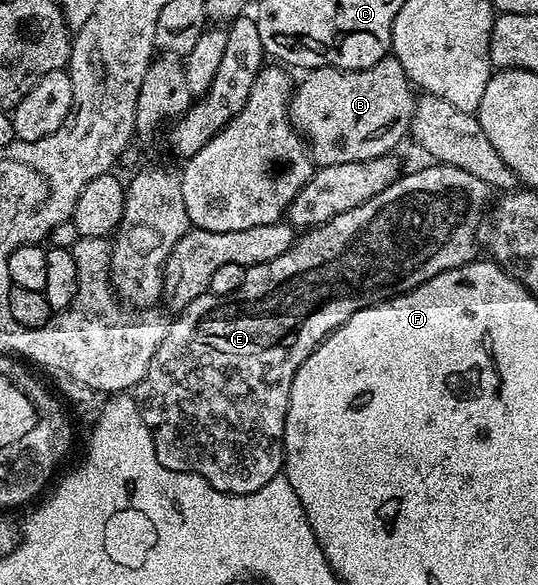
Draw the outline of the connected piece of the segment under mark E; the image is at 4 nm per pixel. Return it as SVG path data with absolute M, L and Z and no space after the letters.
M428 164L422 170L417 170L414 174L402 173L397 181L393 182L379 196L359 204L359 208L351 208L351 212L337 214L329 222L324 222L322 226L314 226L306 229L305 234L294 241L283 256L275 256L267 264L255 264L246 269L243 276L243 284L239 291L238 302L230 301L228 304L217 304L221 306L209 306L211 301L208 293L199 295L191 304L187 304L185 309L180 311L170 321L167 336L163 336L163 344L155 348L155 356L151 356L151 364L143 376L143 380L135 387L135 397L137 399L137 411L143 416L143 424L151 432L155 440L155 456L159 456L159 464L163 468L171 468L175 472L187 472L188 474L198 474L215 488L224 494L250 494L259 488L263 488L273 478L278 477L283 470L283 459L285 456L285 445L283 444L283 432L285 431L285 417L289 407L289 397L291 396L291 384L295 380L295 372L319 348L323 340L331 332L335 332L355 312L359 312L368 306L374 306L380 302L386 302L389 298L398 298L409 290L422 286L427 280L431 280L436 274L447 272L451 268L466 266L474 261L477 246L473 243L473 237L477 234L477 225L481 222L481 217L486 217L491 206L491 188L483 180L471 176L471 172L463 172L463 168L454 166L442 166L440 164Z

